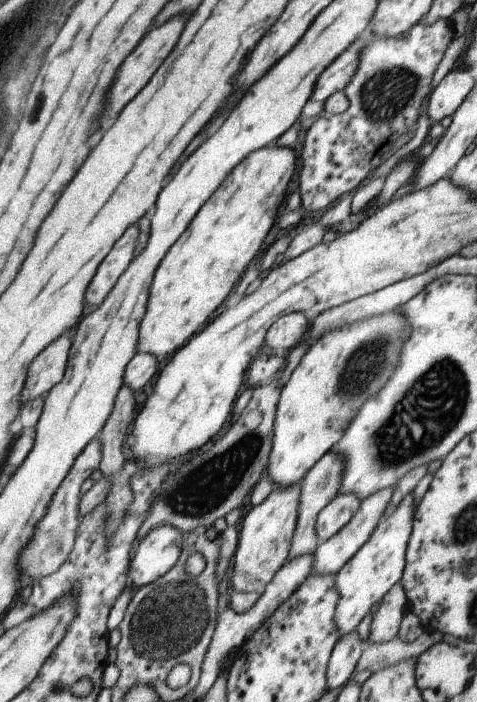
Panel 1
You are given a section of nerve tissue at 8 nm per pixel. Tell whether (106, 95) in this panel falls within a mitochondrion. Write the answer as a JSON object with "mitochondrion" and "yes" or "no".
{"mitochondrion":"no"}

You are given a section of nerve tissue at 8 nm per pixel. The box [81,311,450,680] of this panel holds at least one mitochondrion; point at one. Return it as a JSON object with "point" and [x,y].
{"point":[170,620]}

